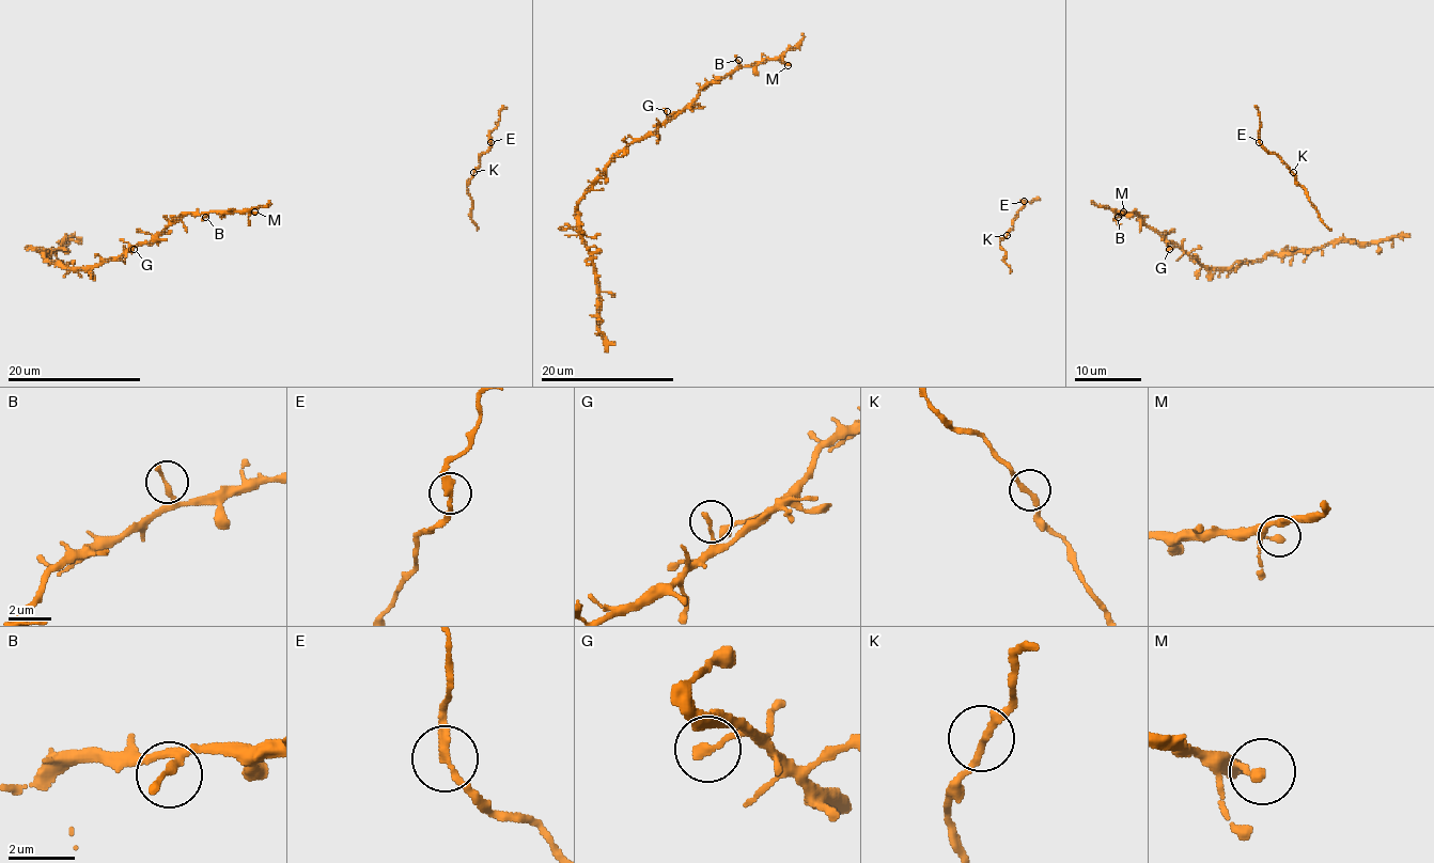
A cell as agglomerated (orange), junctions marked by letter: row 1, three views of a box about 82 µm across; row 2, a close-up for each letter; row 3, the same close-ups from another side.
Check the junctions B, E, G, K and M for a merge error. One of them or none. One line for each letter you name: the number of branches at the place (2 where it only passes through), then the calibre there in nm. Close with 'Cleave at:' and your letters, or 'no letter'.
E: Branches: 2. Thickness 240 nm
Cleave at: E

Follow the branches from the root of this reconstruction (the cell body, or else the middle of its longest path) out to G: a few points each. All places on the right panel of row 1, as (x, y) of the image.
G: (1124, 212), (1135, 214), (1168, 242), (1177, 244), (1169, 249)

